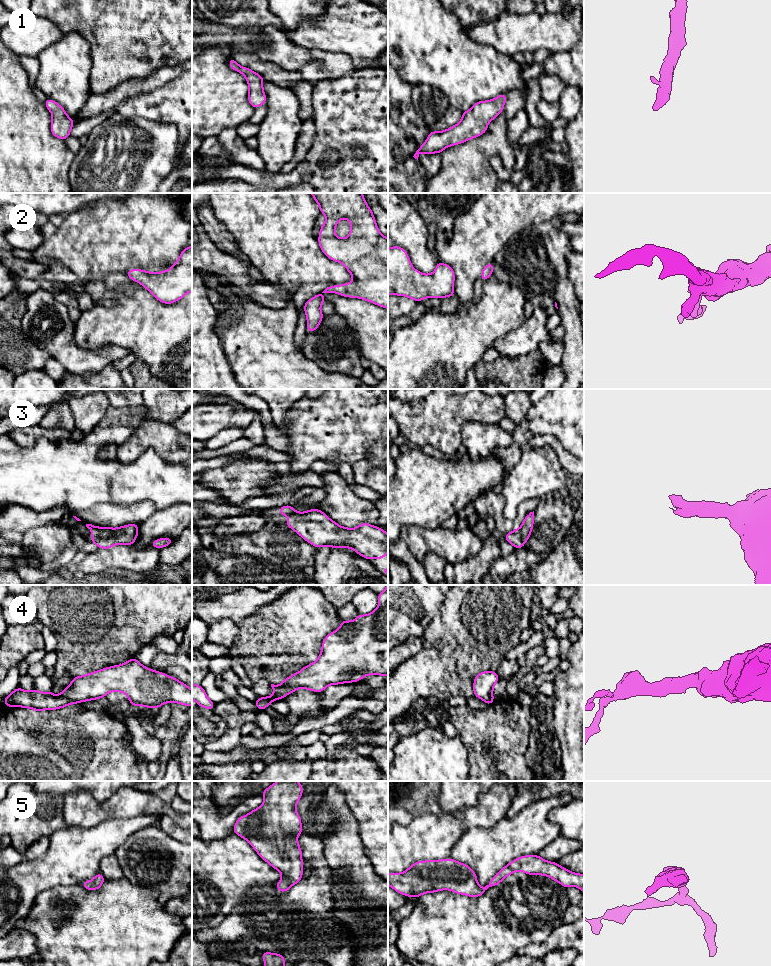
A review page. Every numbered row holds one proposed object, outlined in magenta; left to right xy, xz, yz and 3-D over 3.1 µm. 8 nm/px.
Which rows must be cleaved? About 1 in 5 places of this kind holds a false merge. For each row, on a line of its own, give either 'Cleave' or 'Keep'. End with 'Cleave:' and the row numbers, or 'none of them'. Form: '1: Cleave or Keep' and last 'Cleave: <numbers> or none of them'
1: Keep
2: Keep
3: Keep
4: Keep
5: Keep
Cleave: none of them

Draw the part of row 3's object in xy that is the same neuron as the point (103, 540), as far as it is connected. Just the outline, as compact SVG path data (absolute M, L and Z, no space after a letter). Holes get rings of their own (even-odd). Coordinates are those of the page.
M86 524L86 527L92 532L91 541L98 548L109 549L119 544L133 545L138 537L139 524L123 525L119 528Z

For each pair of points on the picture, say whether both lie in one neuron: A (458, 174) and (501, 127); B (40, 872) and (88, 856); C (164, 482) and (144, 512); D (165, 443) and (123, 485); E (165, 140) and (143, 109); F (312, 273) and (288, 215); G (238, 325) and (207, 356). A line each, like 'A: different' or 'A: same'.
A: same
B: same
C: different
D: different
E: different
F: same
G: different

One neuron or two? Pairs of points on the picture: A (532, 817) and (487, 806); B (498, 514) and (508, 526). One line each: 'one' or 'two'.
A: two
B: one

